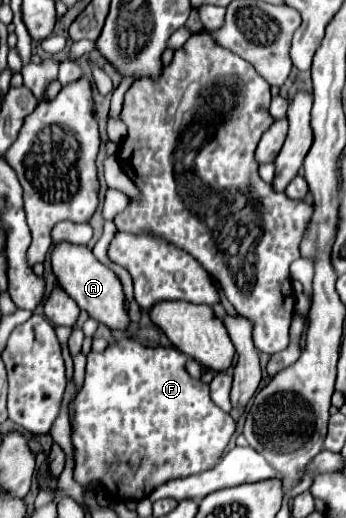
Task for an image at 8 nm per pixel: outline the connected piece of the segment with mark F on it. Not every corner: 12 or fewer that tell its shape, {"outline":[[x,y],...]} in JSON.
{"outline":[[113,341],[73,477],[113,501],[219,463],[235,421],[175,347]]}

